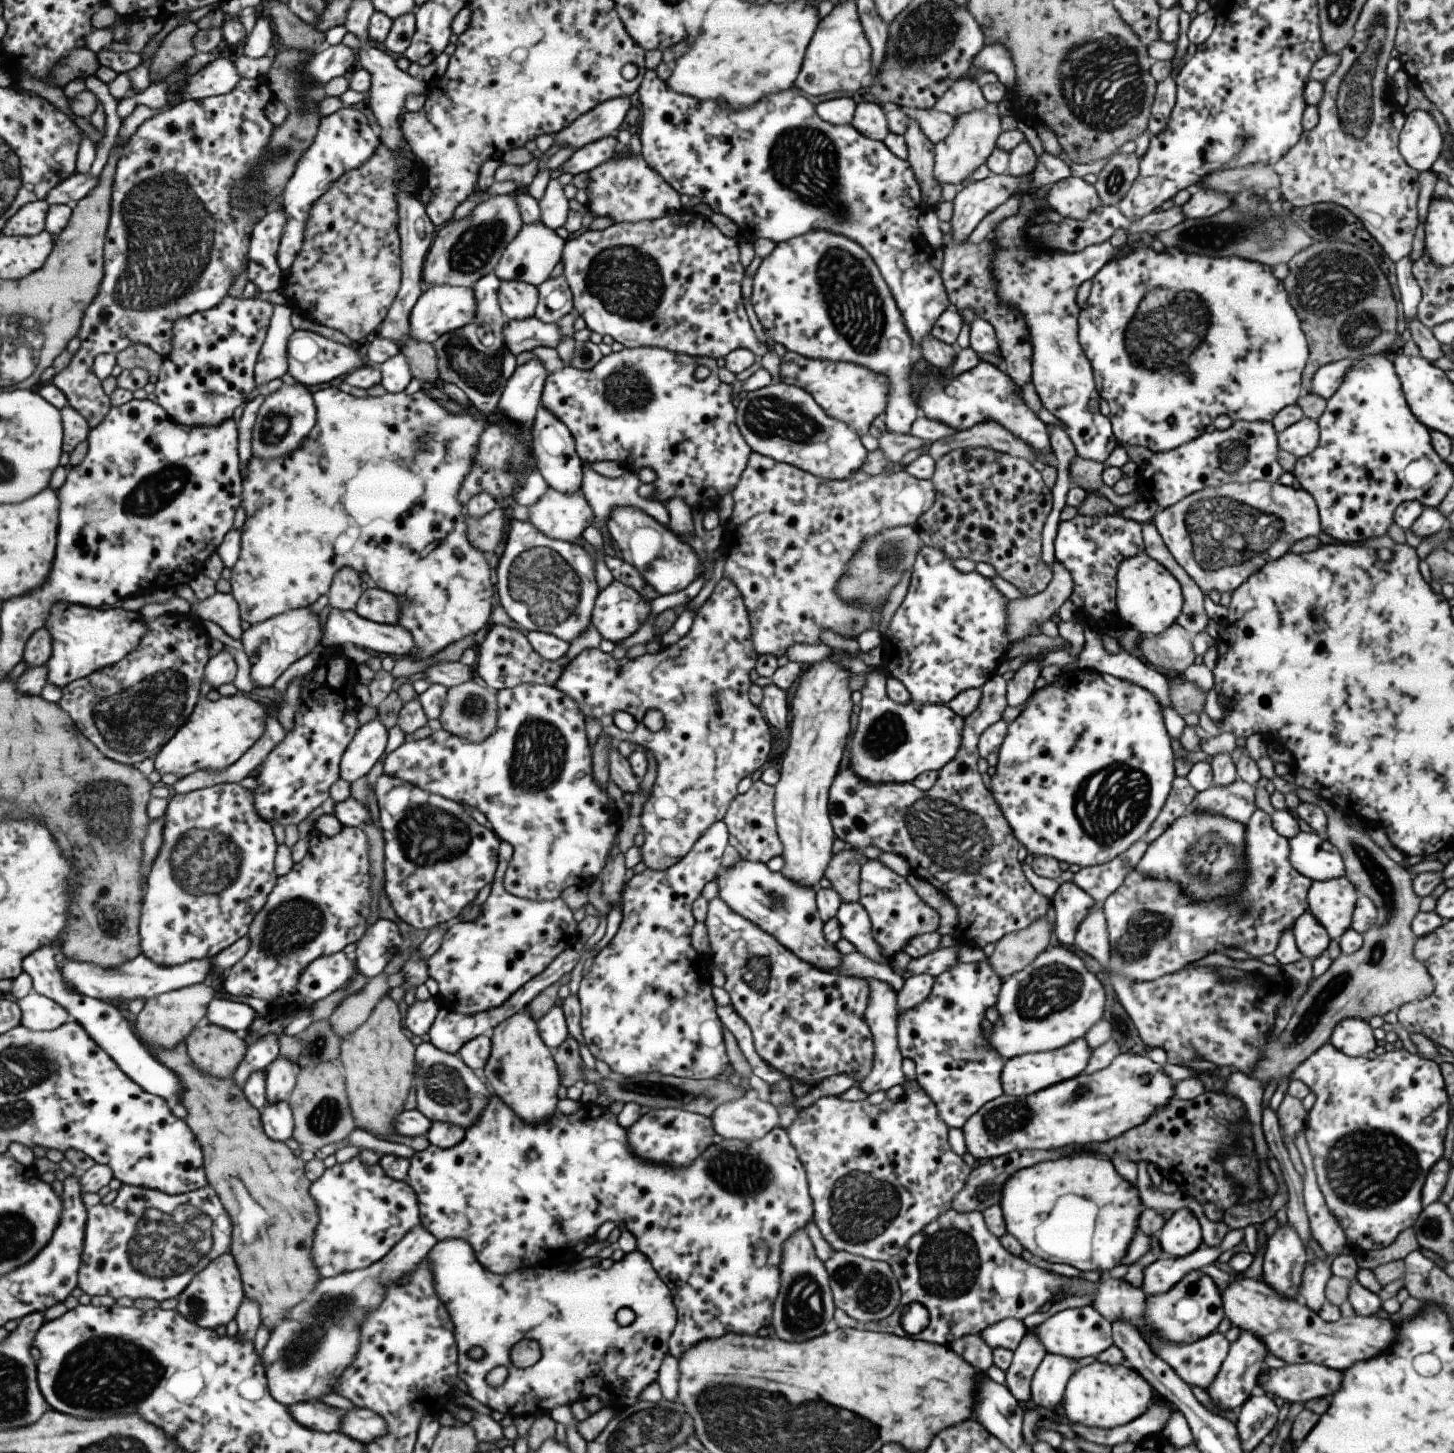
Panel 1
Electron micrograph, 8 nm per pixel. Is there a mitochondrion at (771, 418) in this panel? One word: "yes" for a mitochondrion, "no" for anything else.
yes

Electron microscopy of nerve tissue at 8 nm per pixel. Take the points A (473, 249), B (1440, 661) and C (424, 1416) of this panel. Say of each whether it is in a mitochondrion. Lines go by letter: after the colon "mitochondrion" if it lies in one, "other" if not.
A: mitochondrion
B: other
C: other

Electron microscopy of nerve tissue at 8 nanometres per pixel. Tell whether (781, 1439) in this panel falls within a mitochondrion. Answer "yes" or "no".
yes

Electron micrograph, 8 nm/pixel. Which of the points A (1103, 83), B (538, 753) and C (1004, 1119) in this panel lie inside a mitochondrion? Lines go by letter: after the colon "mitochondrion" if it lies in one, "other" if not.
A: mitochondrion
B: mitochondrion
C: mitochondrion

